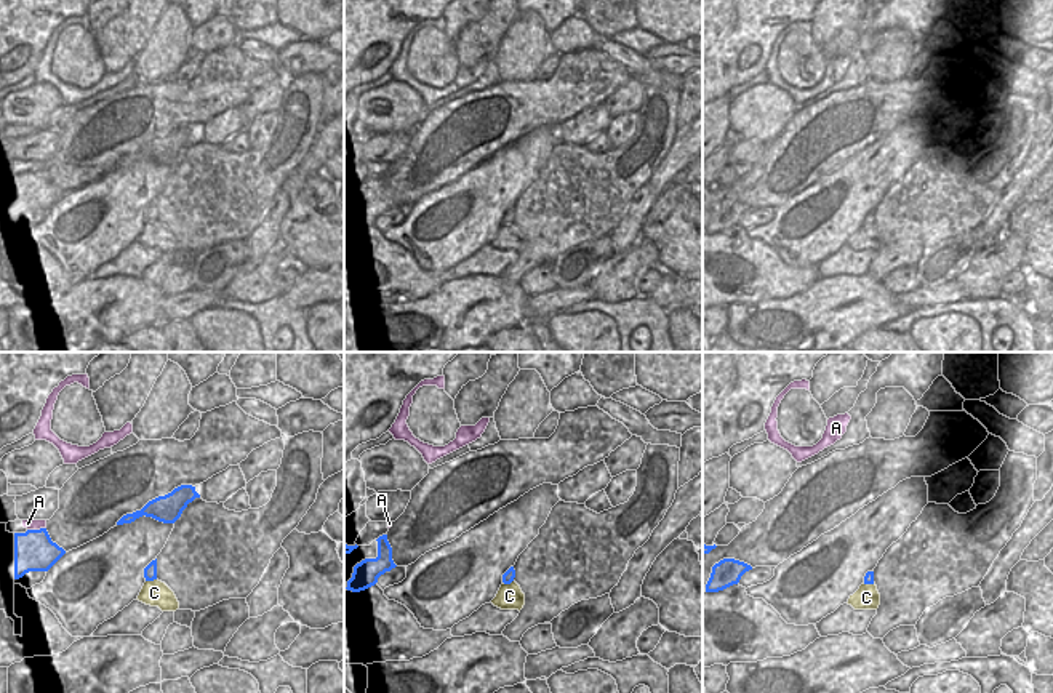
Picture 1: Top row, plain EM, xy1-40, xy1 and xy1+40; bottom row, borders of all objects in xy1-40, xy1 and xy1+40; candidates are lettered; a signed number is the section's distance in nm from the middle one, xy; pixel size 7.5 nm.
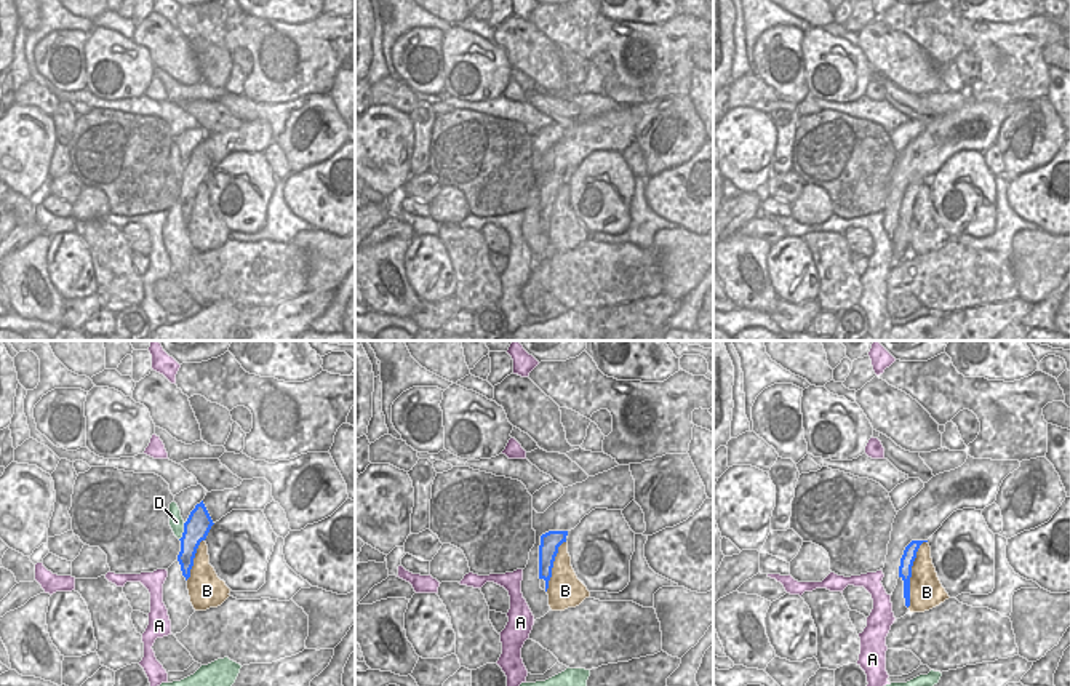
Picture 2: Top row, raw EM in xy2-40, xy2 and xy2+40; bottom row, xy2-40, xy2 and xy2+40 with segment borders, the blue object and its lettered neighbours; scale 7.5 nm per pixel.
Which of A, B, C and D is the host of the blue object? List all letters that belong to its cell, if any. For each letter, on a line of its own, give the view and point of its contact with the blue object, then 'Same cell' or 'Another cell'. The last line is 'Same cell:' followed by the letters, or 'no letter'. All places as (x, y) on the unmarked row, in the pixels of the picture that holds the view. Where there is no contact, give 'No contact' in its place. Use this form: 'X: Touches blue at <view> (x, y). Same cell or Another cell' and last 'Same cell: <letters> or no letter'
A: Touches blue at xy1-40 (36, 172). Another cell
B: Touches blue at xy2+40 (910, 215). Another cell
C: Touches blue at xy1-40 (151, 221). Another cell
D: Touches blue at xy2-40 (184, 173). Another cell
Same cell: no letter.

